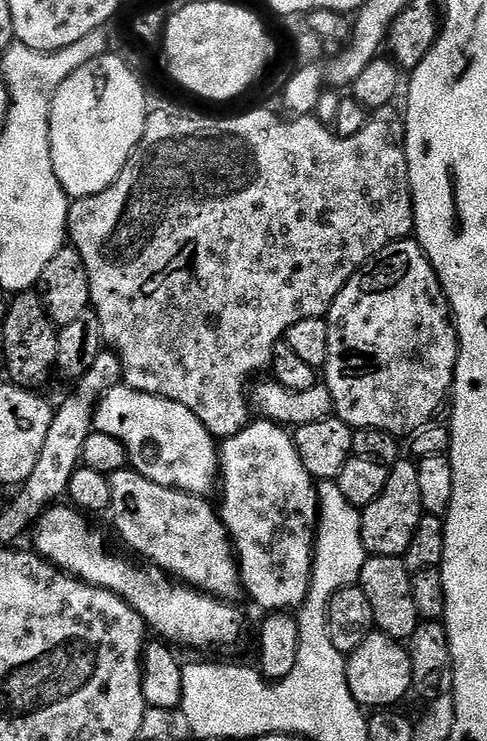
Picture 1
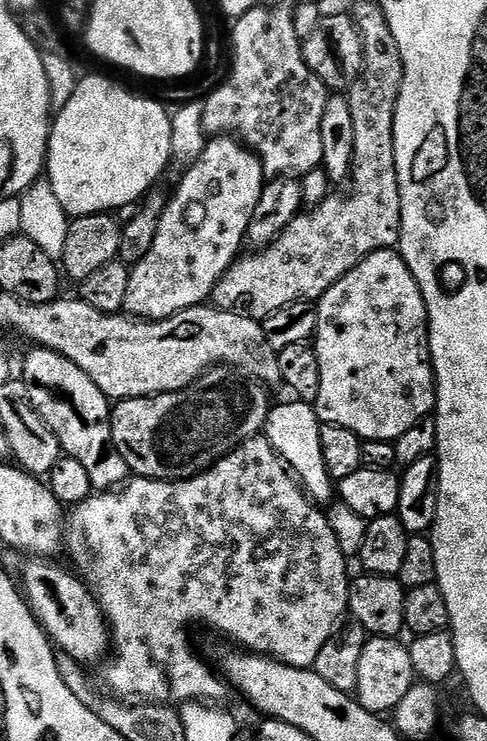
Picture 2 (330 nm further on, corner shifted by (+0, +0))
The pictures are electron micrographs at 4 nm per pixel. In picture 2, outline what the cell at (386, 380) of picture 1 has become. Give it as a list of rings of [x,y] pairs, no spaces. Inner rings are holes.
[[[385,250],[370,254],[354,270],[350,270],[346,275],[334,282],[330,290],[321,296],[316,309],[316,335],[314,337],[314,347],[318,354],[318,366],[322,366],[322,386],[318,386],[318,398],[314,401],[316,416],[321,424],[333,424],[334,426],[346,426],[346,430],[354,430],[361,440],[391,440],[395,442],[414,426],[414,422],[427,420],[436,411],[436,375],[432,373],[432,355],[428,345],[428,311],[426,302],[422,298],[422,290],[410,274],[406,262],[400,256],[399,251]]]

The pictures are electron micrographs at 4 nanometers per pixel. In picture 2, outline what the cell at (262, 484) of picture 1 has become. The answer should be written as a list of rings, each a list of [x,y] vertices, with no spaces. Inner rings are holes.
[[[263,434],[242,442],[217,464],[197,476],[191,476],[189,480],[132,478],[115,490],[96,492],[89,496],[67,513],[64,548],[72,559],[71,567],[92,589],[93,596],[108,618],[112,653],[107,661],[109,664],[104,672],[104,680],[108,683],[107,691],[116,698],[135,698],[140,702],[169,706],[193,702],[224,702],[220,700],[227,698],[228,692],[230,693],[229,685],[219,675],[212,676],[211,666],[192,649],[192,640],[188,637],[188,627],[191,624],[205,624],[206,627],[229,636],[236,643],[233,645],[249,652],[270,656],[295,668],[312,668],[322,646],[326,646],[326,638],[330,638],[336,625],[345,619],[348,612],[349,557],[345,556],[342,546],[338,546],[338,538],[330,526],[327,511],[300,487],[300,481],[292,475],[288,465],[281,460]]]

